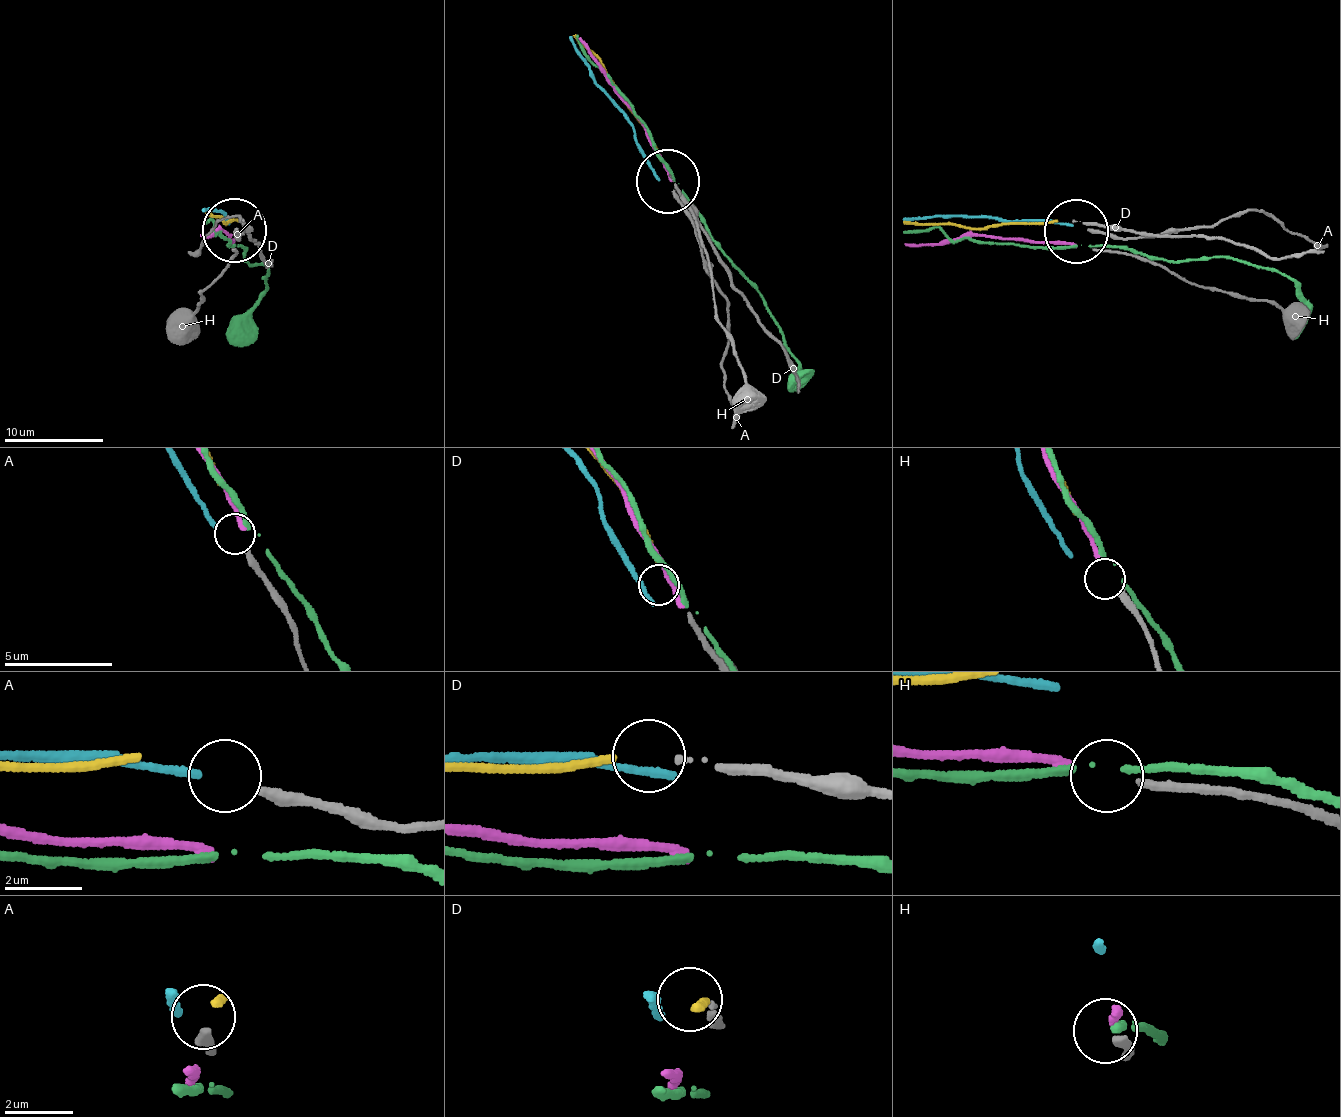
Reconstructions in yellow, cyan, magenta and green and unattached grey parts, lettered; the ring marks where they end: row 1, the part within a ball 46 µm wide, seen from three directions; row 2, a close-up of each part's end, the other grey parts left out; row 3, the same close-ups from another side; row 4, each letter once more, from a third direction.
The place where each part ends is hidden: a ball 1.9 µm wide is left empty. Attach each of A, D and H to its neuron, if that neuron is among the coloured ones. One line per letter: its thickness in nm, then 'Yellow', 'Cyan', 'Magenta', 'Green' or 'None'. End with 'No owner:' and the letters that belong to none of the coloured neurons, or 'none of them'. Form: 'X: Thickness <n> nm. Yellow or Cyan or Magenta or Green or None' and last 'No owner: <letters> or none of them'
A: Thickness 320 nm. Cyan
D: Thickness 100 nm. Yellow
H: Thickness 280 nm. Magenta
No owner: none of them

